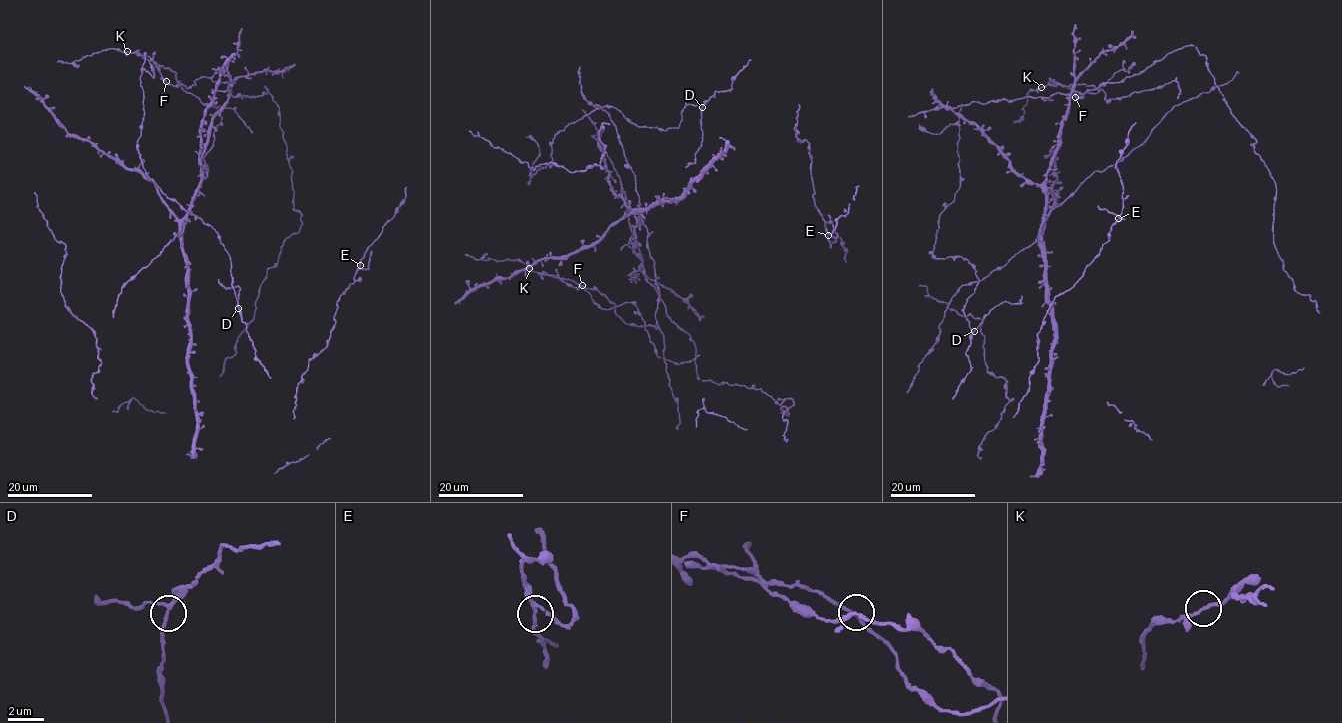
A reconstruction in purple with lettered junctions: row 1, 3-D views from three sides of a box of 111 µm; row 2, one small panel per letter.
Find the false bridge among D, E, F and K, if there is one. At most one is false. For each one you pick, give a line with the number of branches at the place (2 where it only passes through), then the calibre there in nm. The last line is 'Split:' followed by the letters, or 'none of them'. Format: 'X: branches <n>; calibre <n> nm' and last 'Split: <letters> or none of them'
Split: none of them

